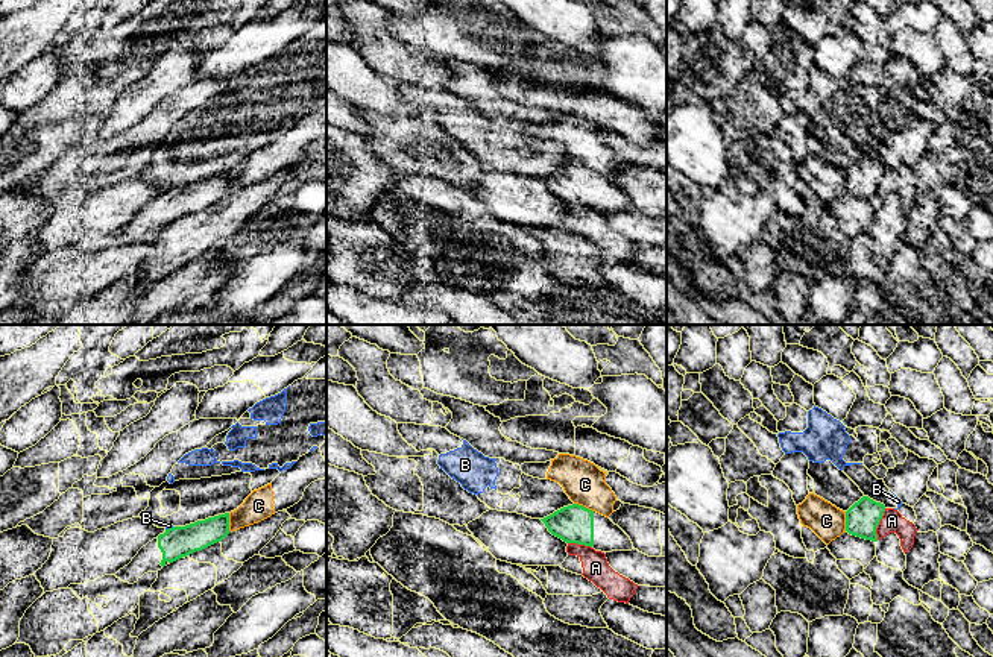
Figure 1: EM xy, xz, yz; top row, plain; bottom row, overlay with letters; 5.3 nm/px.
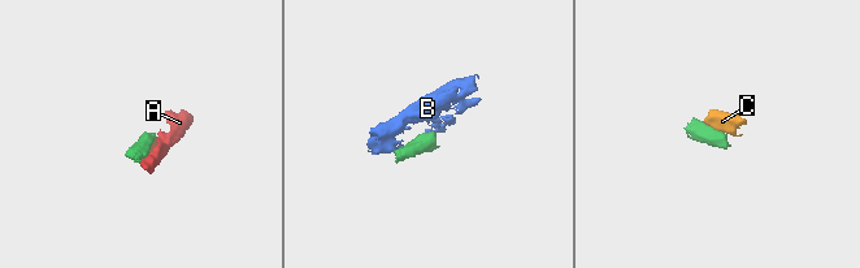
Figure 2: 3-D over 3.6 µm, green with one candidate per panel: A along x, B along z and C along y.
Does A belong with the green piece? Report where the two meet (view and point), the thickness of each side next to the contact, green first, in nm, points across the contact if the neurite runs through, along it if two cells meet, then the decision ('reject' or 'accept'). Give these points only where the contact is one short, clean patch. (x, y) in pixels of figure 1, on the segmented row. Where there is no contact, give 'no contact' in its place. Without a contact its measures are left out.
meets green in yz at (878, 524); 180 nm thick on the green side, 120 nm on the other; reject

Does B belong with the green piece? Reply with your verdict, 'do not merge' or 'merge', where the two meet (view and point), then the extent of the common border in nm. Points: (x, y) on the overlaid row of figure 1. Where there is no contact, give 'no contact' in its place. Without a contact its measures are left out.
do not merge; meets green in xy at (169, 528); contact 50 nm long

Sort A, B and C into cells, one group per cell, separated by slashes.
A / B / C

